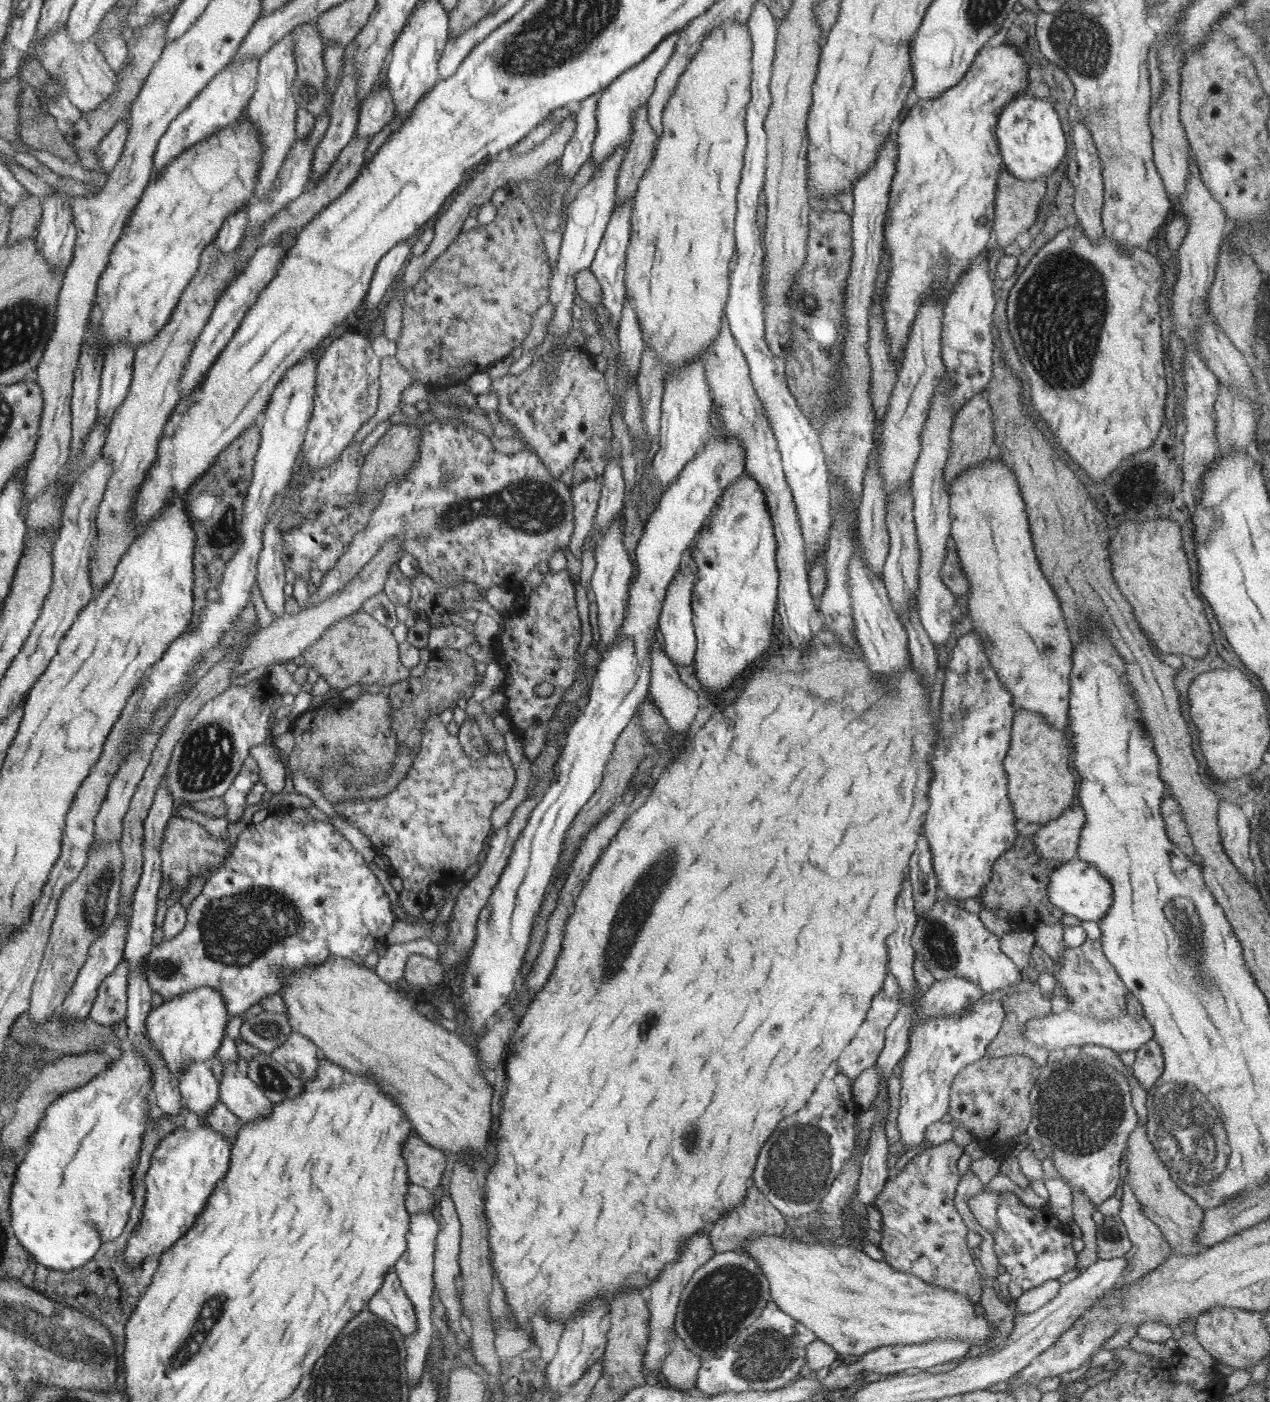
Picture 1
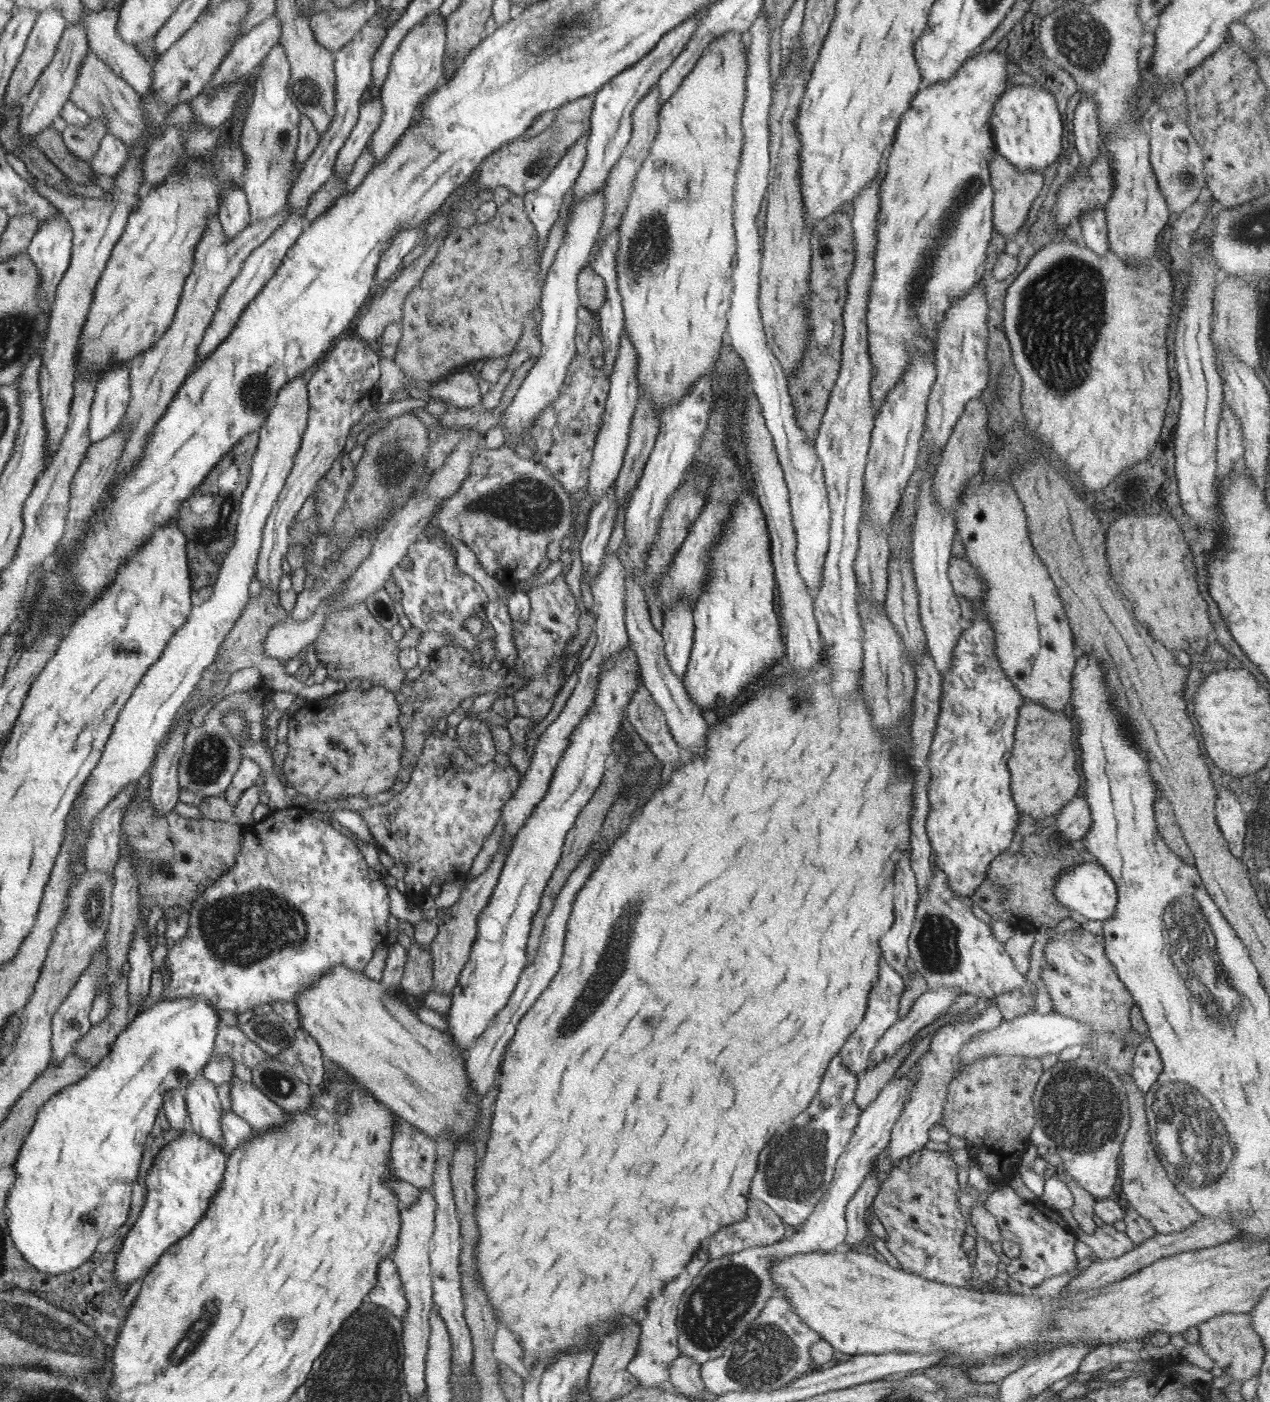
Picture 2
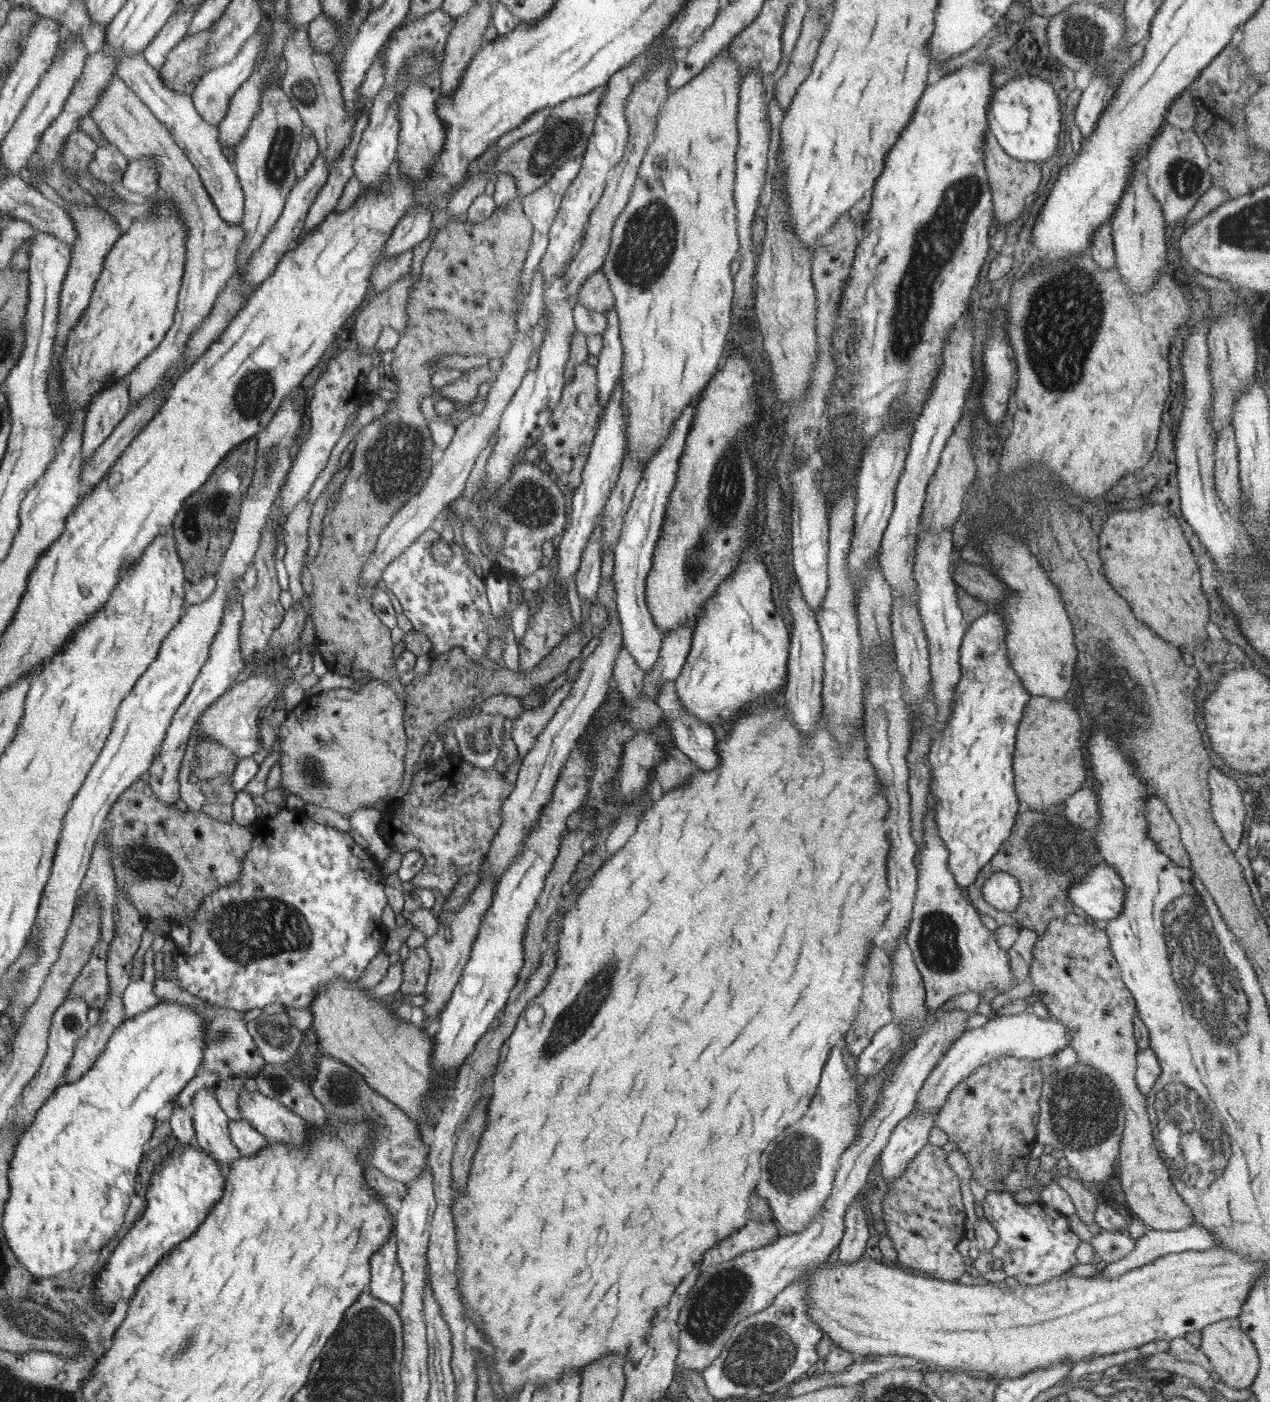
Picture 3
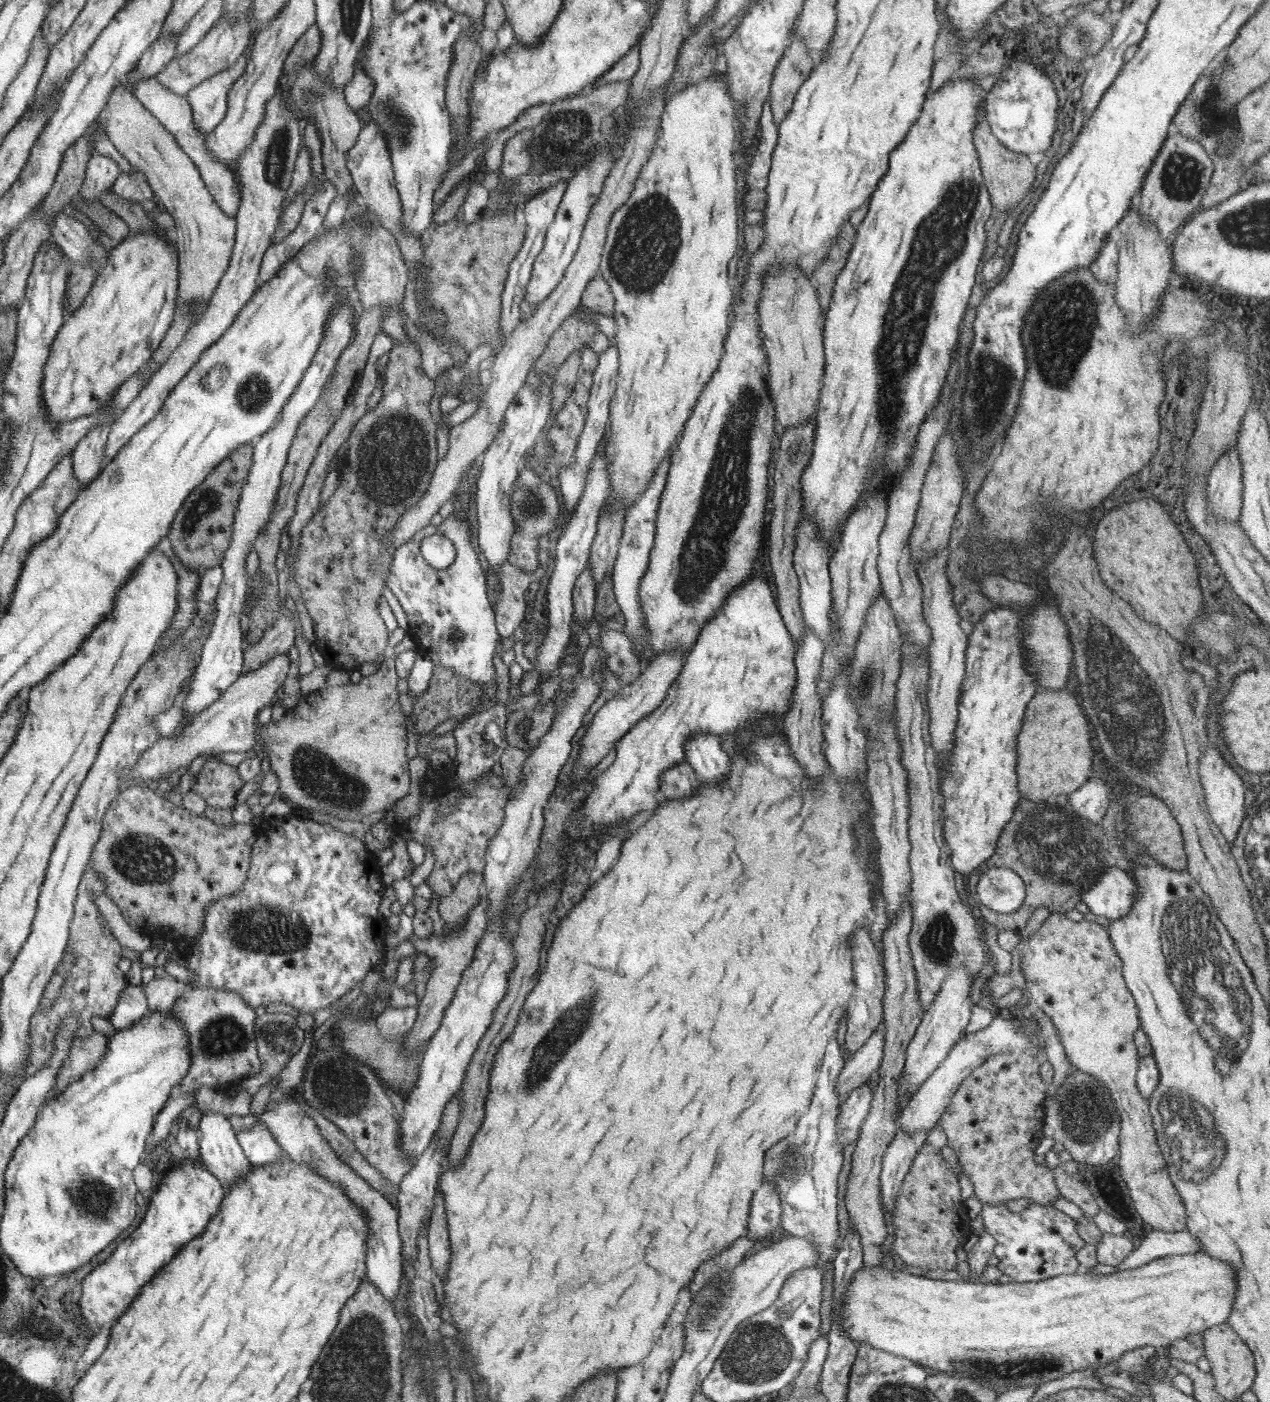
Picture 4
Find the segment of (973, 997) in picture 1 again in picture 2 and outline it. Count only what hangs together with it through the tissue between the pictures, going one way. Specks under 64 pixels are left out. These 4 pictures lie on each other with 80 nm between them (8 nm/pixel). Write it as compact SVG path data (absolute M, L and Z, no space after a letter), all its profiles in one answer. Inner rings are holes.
M938 988L921 993L912 1002L911 1010L905 1013L901 1020L893 1022L883 1031L883 1036L877 1040L875 1048L871 1050L871 1060L867 1067L871 1068L891 1058L917 1031L931 1024L939 1014L945 1012L956 996L965 993L967 992L964 990L954 990L954 988Z

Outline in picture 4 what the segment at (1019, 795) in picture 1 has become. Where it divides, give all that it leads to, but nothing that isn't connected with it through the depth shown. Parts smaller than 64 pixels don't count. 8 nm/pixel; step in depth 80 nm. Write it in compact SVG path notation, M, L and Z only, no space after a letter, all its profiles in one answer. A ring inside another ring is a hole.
M1066 687L1056 691L1037 690L1026 704L1016 742L1017 788L1019 788L1019 792L1025 794L1023 798L1027 798L1031 802L1041 802L1053 794L1069 795L1069 792L1073 792L1087 780L1089 772L1091 772L1091 764L1093 764L1095 744L1089 734L1089 723L1083 718L1081 712L1083 710L1080 705L1077 706L1076 696L1069 693Z

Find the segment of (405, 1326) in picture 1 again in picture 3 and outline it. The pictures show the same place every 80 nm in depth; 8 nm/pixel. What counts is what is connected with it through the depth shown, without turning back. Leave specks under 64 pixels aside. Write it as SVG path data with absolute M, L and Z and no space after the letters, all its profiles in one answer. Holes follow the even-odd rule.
M393 1231L388 1239L371 1256L369 1294L380 1301L392 1304L399 1310L402 1295L402 1270L396 1259L396 1238Z

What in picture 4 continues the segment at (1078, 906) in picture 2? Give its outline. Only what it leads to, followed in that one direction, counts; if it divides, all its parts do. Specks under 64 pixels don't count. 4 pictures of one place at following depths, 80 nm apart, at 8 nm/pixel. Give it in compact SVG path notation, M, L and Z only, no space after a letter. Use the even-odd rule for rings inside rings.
M1112 863L1080 894L1080 900L1089 912L1104 916L1110 922L1125 916L1136 901L1138 886L1130 874Z

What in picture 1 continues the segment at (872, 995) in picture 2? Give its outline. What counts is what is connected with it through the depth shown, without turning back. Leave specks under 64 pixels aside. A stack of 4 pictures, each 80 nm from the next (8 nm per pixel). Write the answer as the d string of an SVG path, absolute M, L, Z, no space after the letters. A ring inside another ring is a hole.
M889 972L884 976L881 988L872 996L869 1005L869 1011L866 1012L866 1018L859 1026L856 1036L847 1044L847 1047L839 1054L835 1064L839 1067L839 1072L849 1078L855 1079L863 1070L875 1065L875 1060L883 1049L883 1040L885 1039L885 1030L894 1020L899 1004L901 987L897 984L896 978Z

